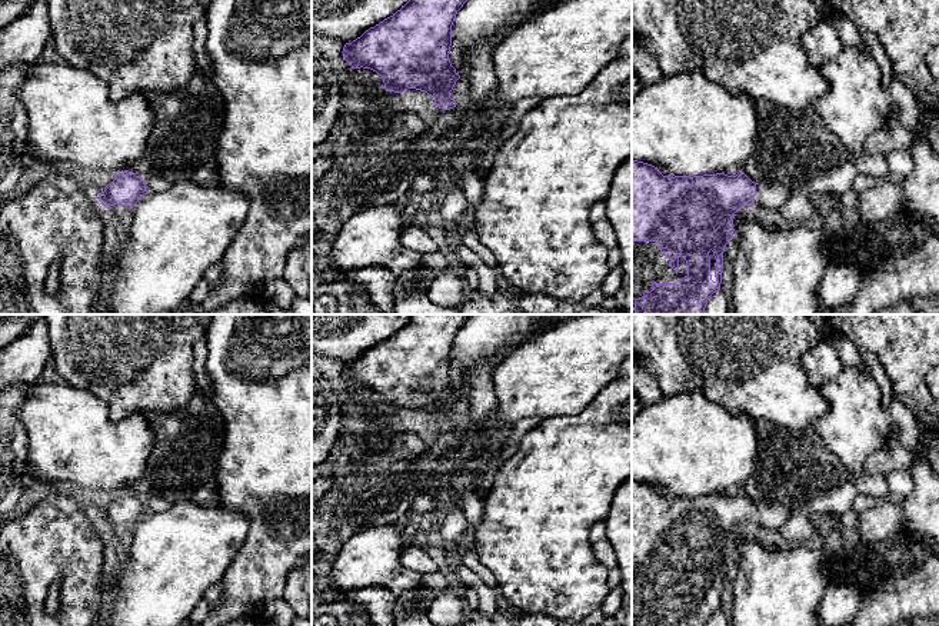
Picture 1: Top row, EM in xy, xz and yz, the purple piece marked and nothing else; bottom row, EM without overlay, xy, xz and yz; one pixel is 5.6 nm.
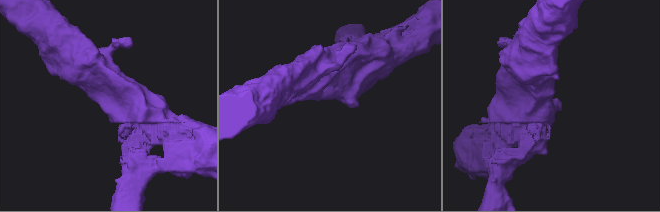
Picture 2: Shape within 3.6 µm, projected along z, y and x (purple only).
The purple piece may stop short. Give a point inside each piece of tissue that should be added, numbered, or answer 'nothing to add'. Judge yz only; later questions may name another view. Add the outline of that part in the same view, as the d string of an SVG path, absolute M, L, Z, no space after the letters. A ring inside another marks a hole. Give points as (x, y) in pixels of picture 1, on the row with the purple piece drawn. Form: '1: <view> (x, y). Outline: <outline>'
1: yz (773, 196). Outline: M756 184L755 204L753 207L763 206L770 210L779 210L789 199L792 189L782 184Z
2: yz (649, 266). Outline: M632 242L632 314L635 300L652 290L653 283L676 283L687 276L686 260L679 257L679 269L670 267L670 257L660 253L659 242Z

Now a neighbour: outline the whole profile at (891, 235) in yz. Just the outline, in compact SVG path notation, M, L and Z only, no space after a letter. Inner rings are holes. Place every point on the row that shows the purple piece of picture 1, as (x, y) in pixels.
M893 213L880 222L870 223L868 234L883 249L883 257L905 256L916 250L910 232L902 223L900 213Z

